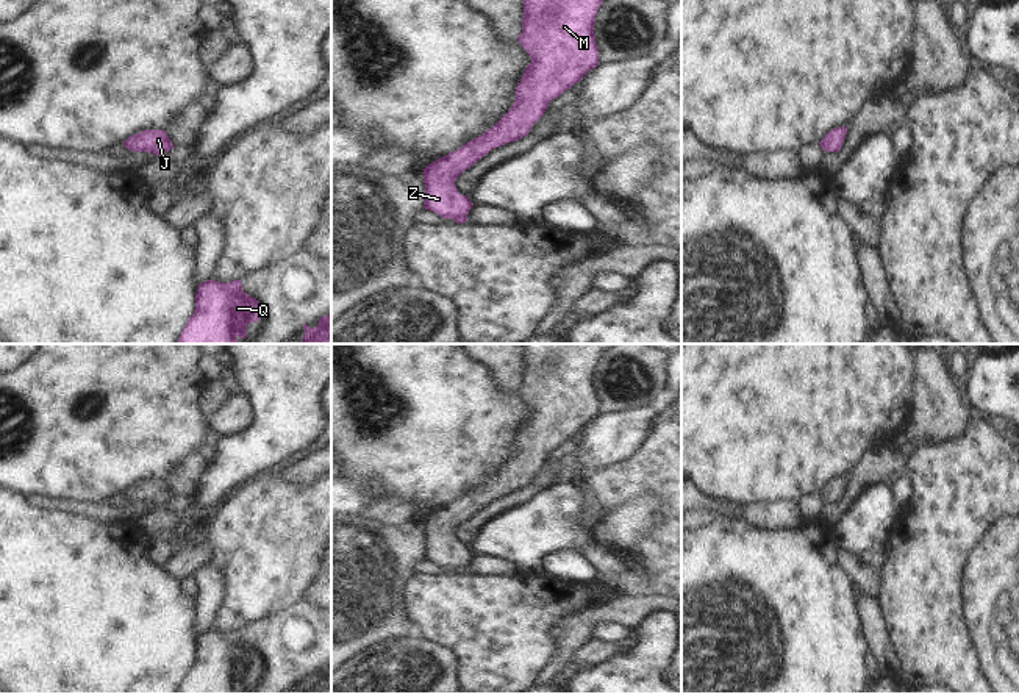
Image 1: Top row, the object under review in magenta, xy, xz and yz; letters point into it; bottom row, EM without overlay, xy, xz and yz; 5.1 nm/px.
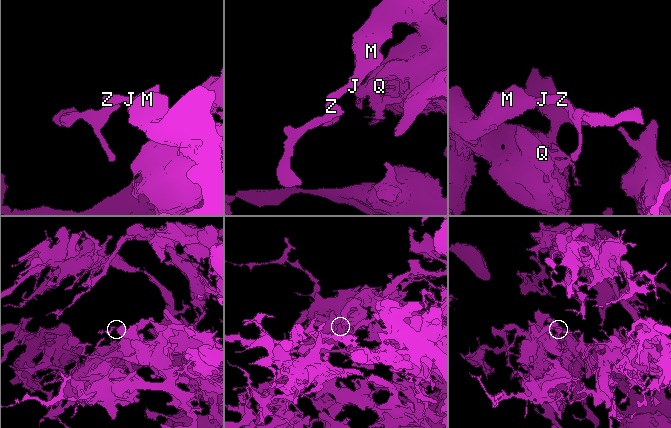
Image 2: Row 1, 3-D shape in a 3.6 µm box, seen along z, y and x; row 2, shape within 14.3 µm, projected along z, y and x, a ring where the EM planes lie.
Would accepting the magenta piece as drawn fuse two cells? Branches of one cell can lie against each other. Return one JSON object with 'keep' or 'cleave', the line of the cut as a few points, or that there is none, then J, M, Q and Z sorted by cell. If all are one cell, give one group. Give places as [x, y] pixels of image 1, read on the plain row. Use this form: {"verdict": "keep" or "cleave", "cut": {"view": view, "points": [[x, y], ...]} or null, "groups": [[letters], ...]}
{"verdict": "keep", "cut": null, "groups": [["J", "M", "Q", "Z"]]}

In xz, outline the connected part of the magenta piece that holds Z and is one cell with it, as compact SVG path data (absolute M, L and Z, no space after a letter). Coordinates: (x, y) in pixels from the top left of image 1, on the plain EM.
M524 344L520 395L531 406L520 433L516 438L516 450L511 460L481 486L469 491L461 499L433 511L424 519L425 553L424 558L456 574L467 572L474 553L456 539L456 528L492 499L514 492L527 486L531 477L544 466L549 453L570 439L575 433L597 417L599 399L595 394L595 366L603 350L613 344Z

